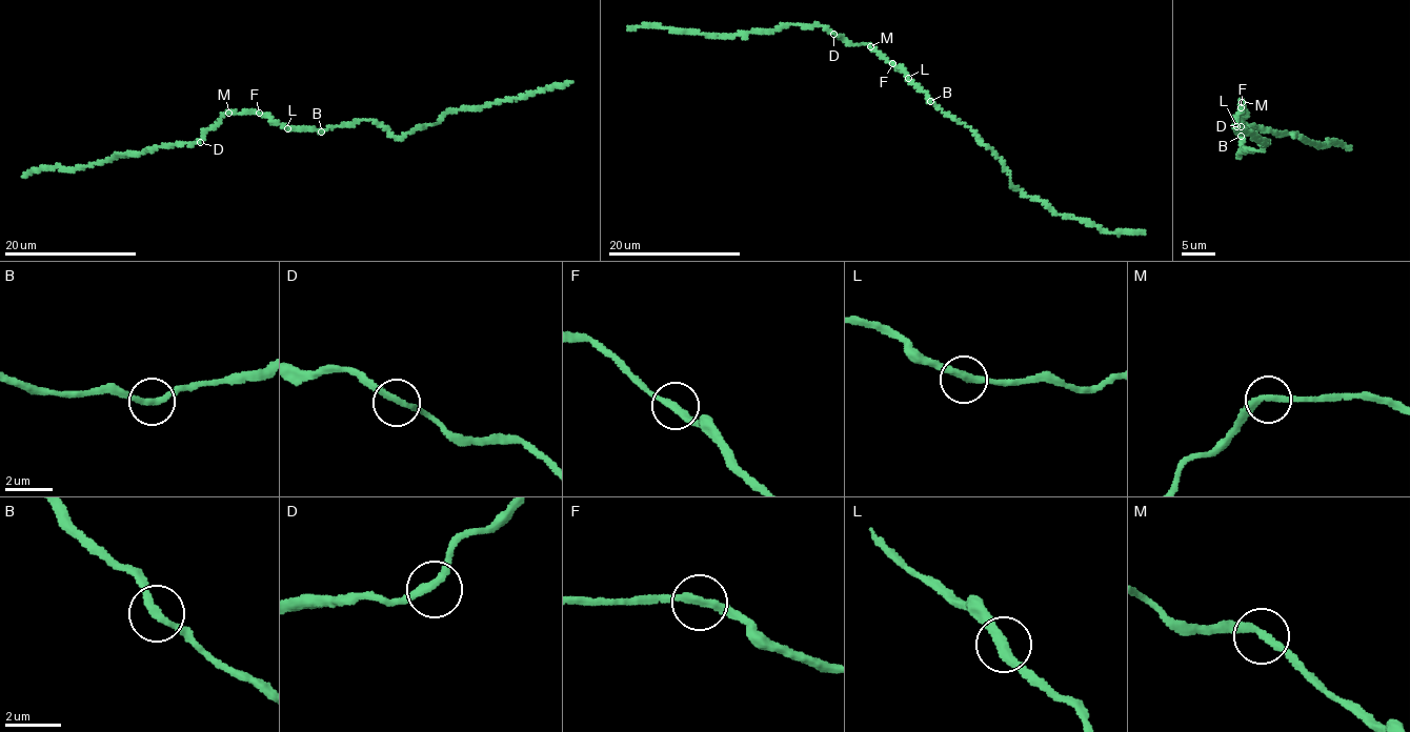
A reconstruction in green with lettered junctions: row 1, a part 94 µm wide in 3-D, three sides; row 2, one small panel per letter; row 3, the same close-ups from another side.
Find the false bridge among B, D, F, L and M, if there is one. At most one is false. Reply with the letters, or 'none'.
none

